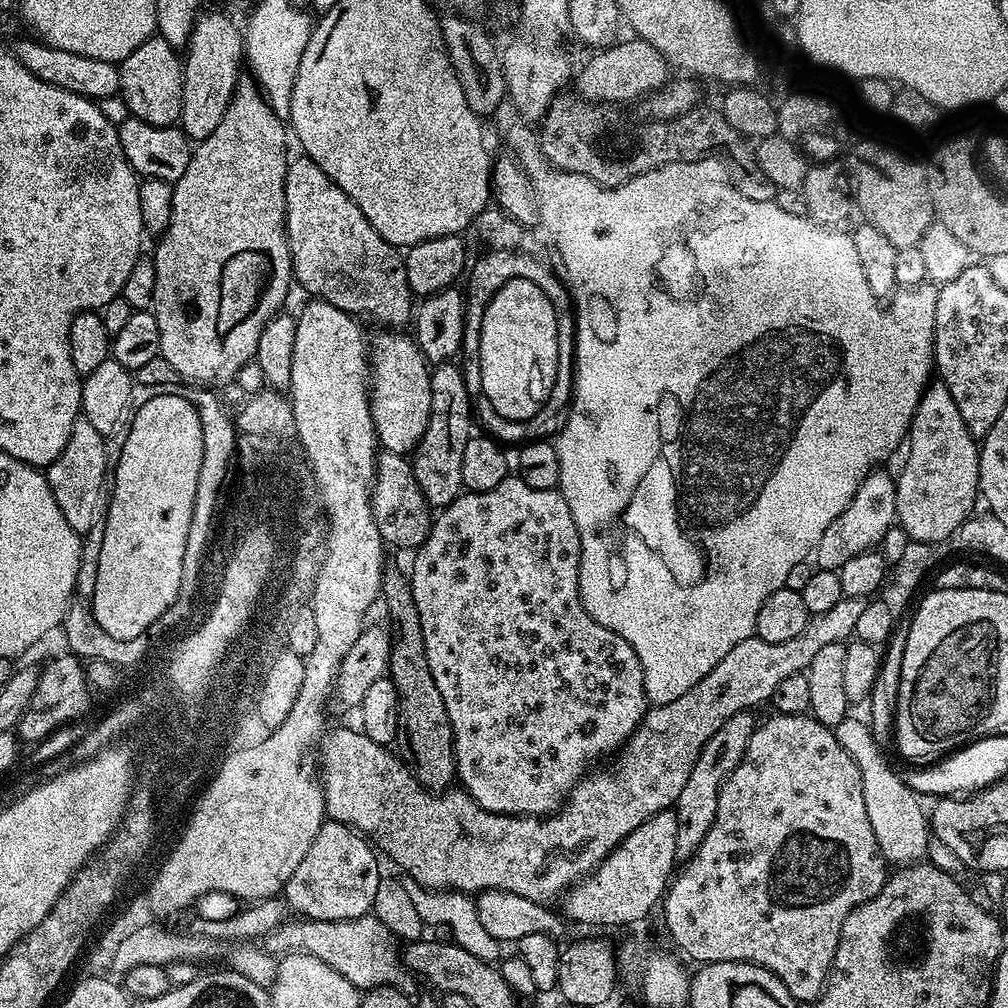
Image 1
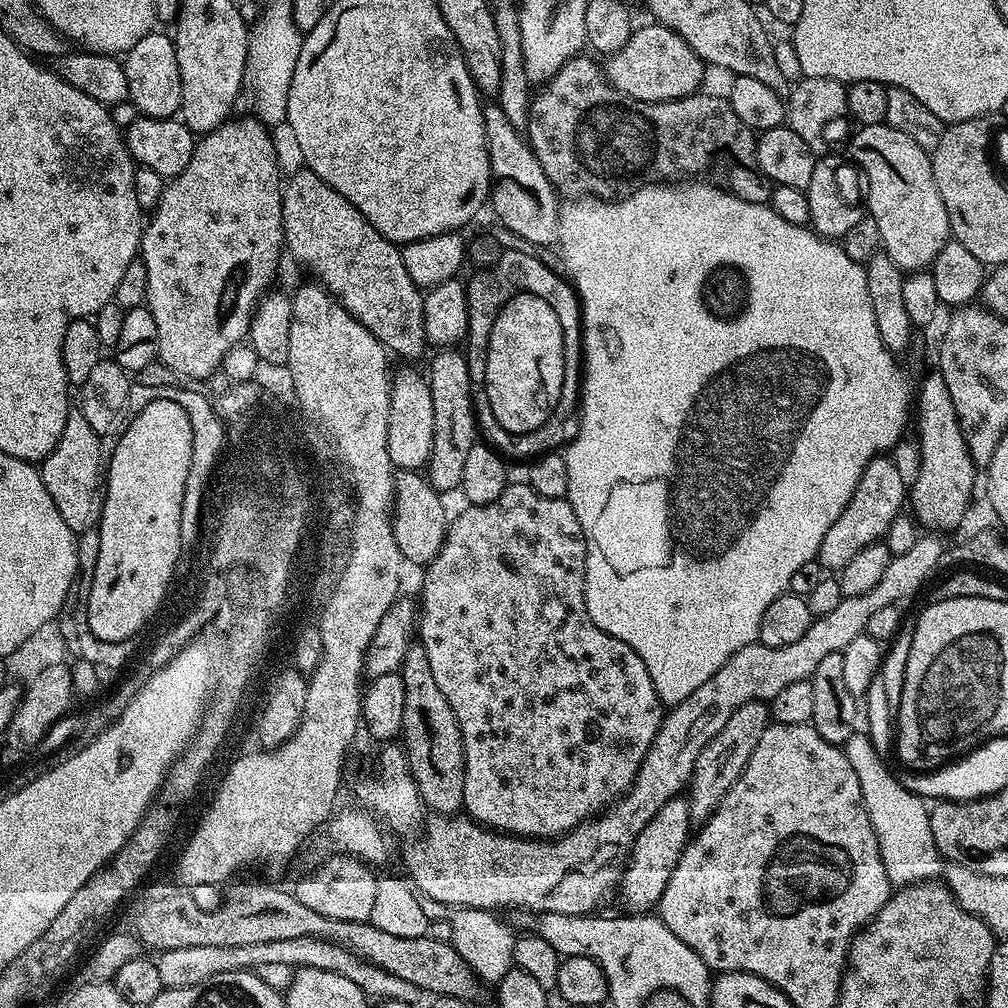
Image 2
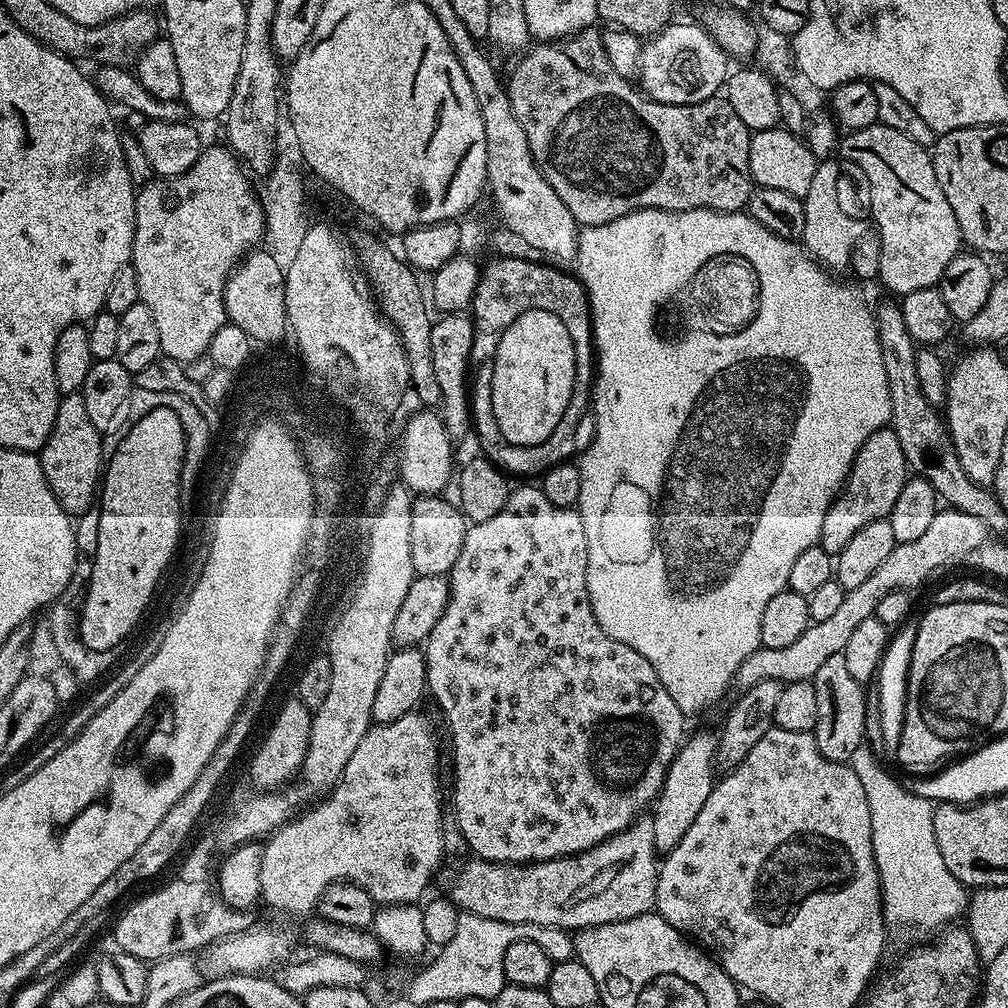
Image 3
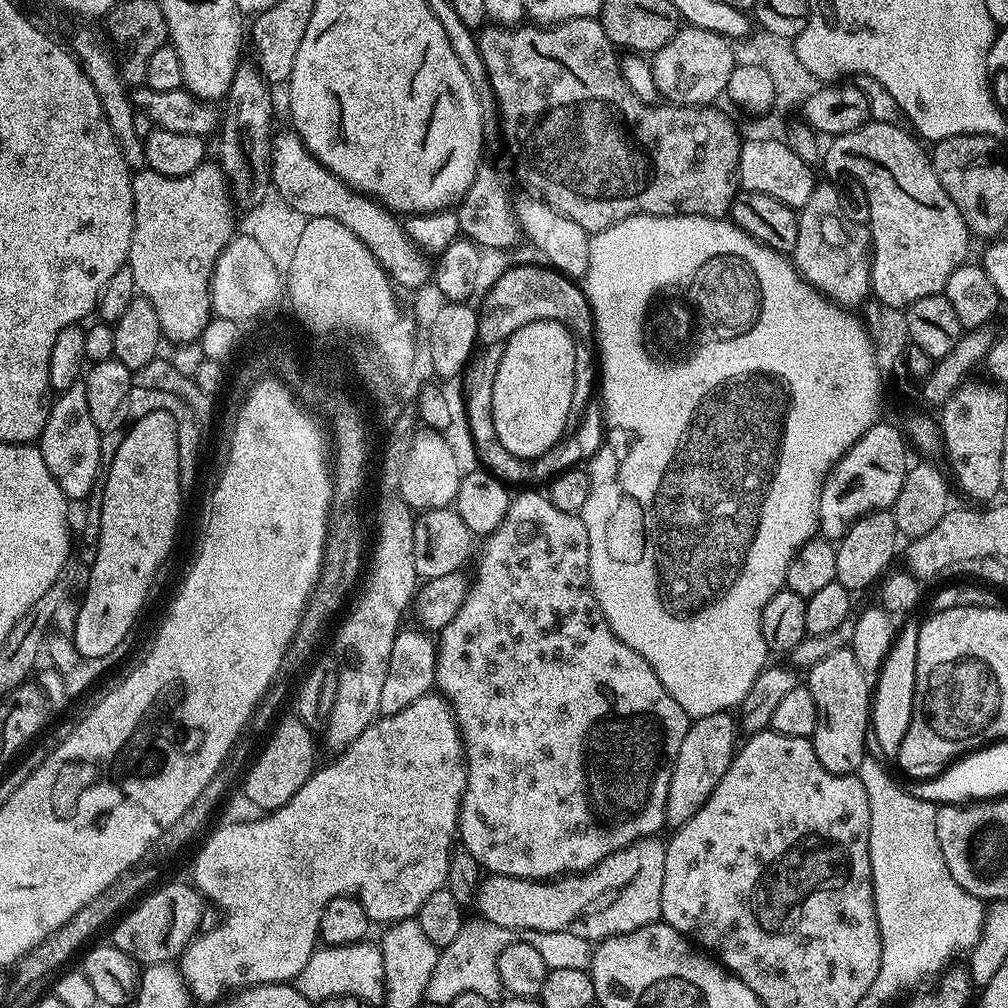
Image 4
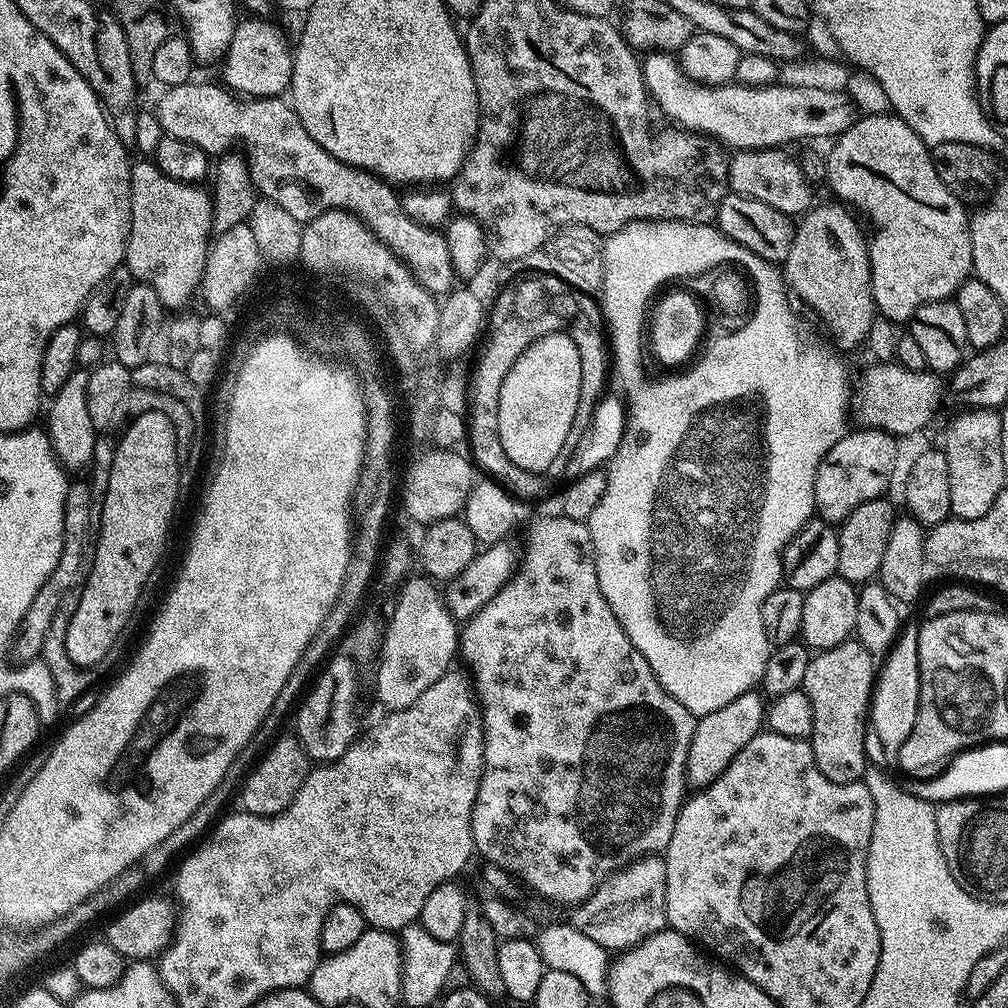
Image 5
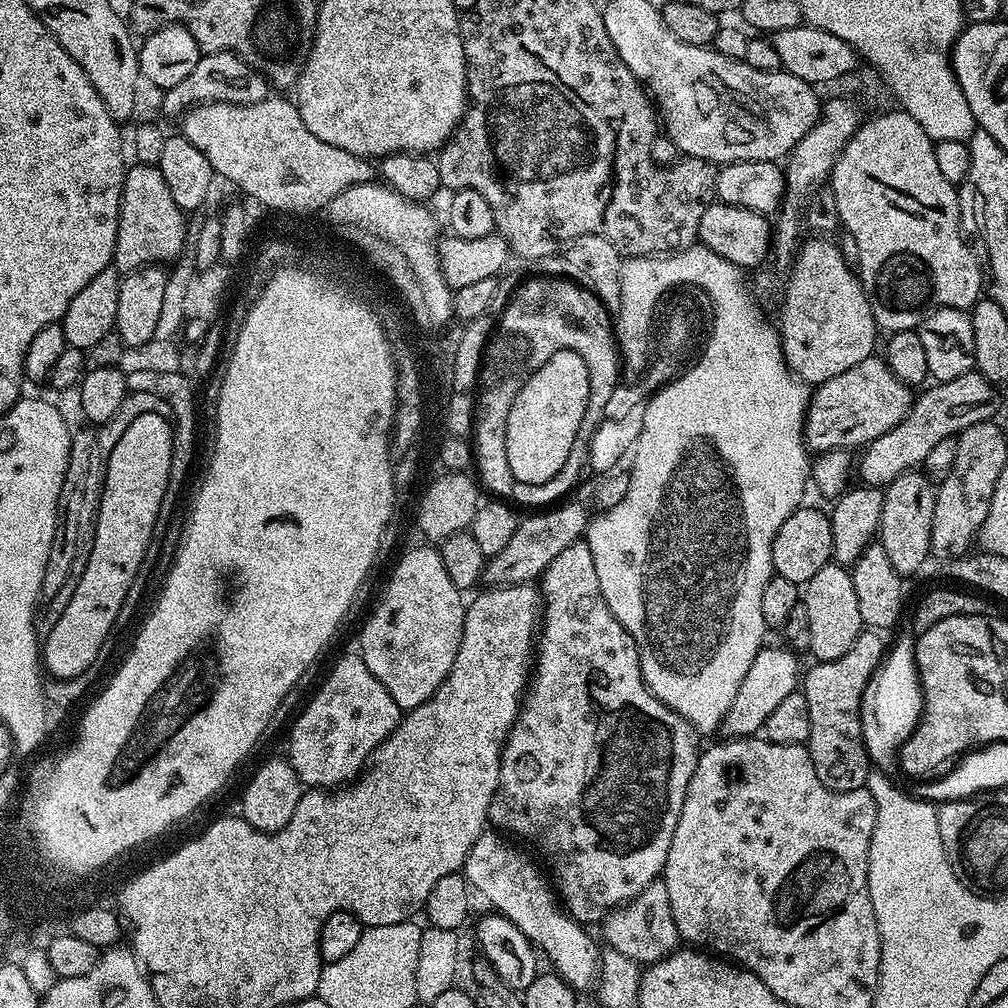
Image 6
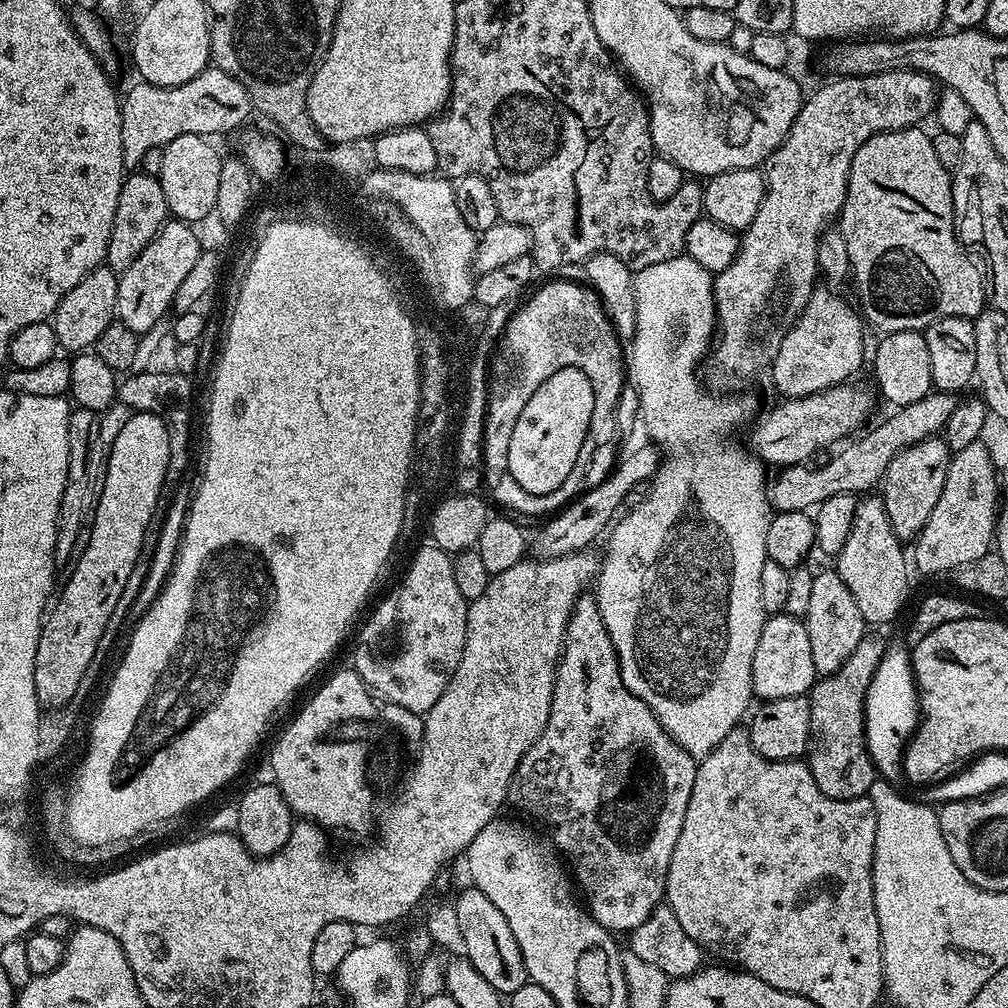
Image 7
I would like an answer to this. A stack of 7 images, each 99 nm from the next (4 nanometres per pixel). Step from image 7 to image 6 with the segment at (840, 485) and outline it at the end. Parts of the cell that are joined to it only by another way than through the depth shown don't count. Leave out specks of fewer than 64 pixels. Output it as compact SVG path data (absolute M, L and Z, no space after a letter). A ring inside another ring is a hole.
M978 371L967 372L966 374L958 374L958 378L950 378L949 380L941 380L931 385L933 388L925 387L924 393L917 395L912 401L912 409L906 414L906 418L902 418L902 422L898 422L898 426L894 426L894 430L886 430L886 434L882 434L882 438L874 438L874 442L870 442L859 453L858 456L858 476L861 476L863 483L869 488L884 488L896 481L896 477L901 476L904 472L911 472L919 469L923 465L925 458L934 449L942 439L950 439L960 435L962 430L966 430L966 426L974 426L983 420L992 420L996 412L996 392L997 385L991 384L984 375Z

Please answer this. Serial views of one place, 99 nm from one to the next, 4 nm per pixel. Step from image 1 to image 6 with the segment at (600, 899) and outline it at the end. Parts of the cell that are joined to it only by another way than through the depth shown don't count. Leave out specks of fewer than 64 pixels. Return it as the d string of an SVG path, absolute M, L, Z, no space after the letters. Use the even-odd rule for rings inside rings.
M765 646L750 662L750 670L746 670L746 678L742 678L742 686L738 686L738 694L734 694L734 702L730 702L730 710L726 710L722 732L728 738L752 738L763 729L766 718L770 718L770 710L774 710L791 692L797 691L802 680L802 667L797 653L787 646L771 648Z

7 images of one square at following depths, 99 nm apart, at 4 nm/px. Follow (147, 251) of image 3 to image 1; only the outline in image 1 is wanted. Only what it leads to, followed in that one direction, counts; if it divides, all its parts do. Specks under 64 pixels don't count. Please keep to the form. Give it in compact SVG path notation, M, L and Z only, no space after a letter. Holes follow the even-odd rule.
M240 78L236 81L236 88L232 91L232 101L226 106L226 114L222 114L222 122L218 122L214 134L199 141L193 147L190 166L172 185L172 209L170 210L170 226L164 235L155 241L154 251L154 298L150 311L155 314L160 335L160 356L178 370L178 374L188 382L195 382L200 386L216 386L212 384L230 385L237 379L239 371L255 357L258 338L262 330L271 322L273 316L285 307L288 288L294 283L292 275L292 255L288 249L288 231L284 229L286 218L286 170L290 163L290 155L284 149L285 121L279 120L274 110L264 99L259 84L251 78Z

